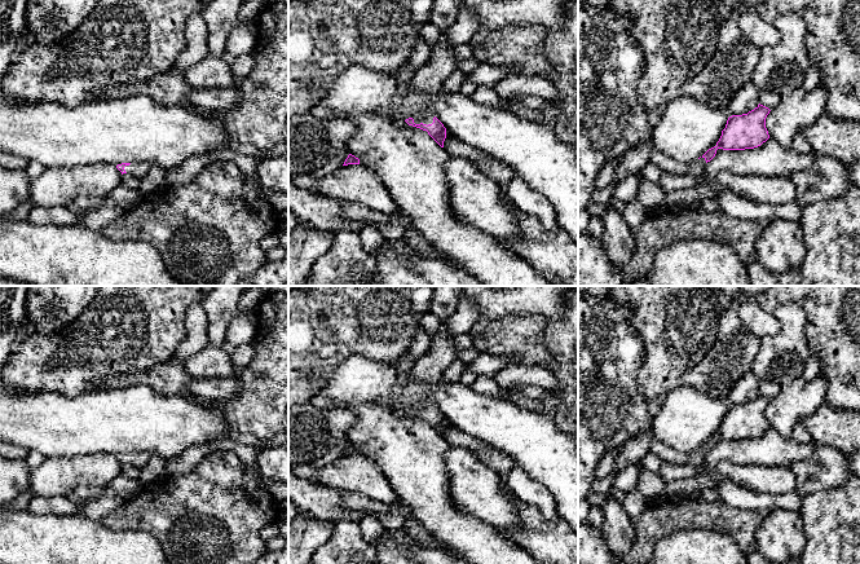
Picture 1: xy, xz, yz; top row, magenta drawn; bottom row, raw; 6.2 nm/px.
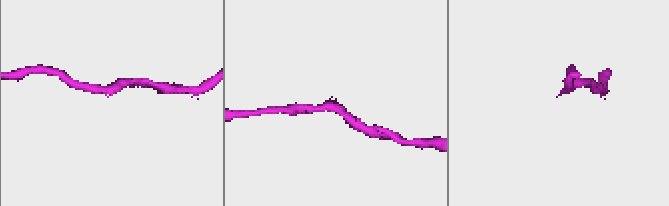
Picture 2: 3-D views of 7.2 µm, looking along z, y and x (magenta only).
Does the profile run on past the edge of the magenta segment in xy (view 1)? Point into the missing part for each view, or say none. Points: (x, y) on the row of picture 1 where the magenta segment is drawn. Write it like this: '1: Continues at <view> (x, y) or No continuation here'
1: Continues at xy (139, 170)

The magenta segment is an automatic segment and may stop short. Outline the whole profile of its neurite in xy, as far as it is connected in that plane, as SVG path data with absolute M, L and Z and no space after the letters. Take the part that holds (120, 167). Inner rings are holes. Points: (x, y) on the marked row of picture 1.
M145 162L122 163L116 168L123 173L134 176L136 179L144 179L147 173L150 164Z

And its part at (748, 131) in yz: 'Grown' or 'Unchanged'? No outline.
Grown

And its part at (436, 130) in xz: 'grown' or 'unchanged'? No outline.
grown

